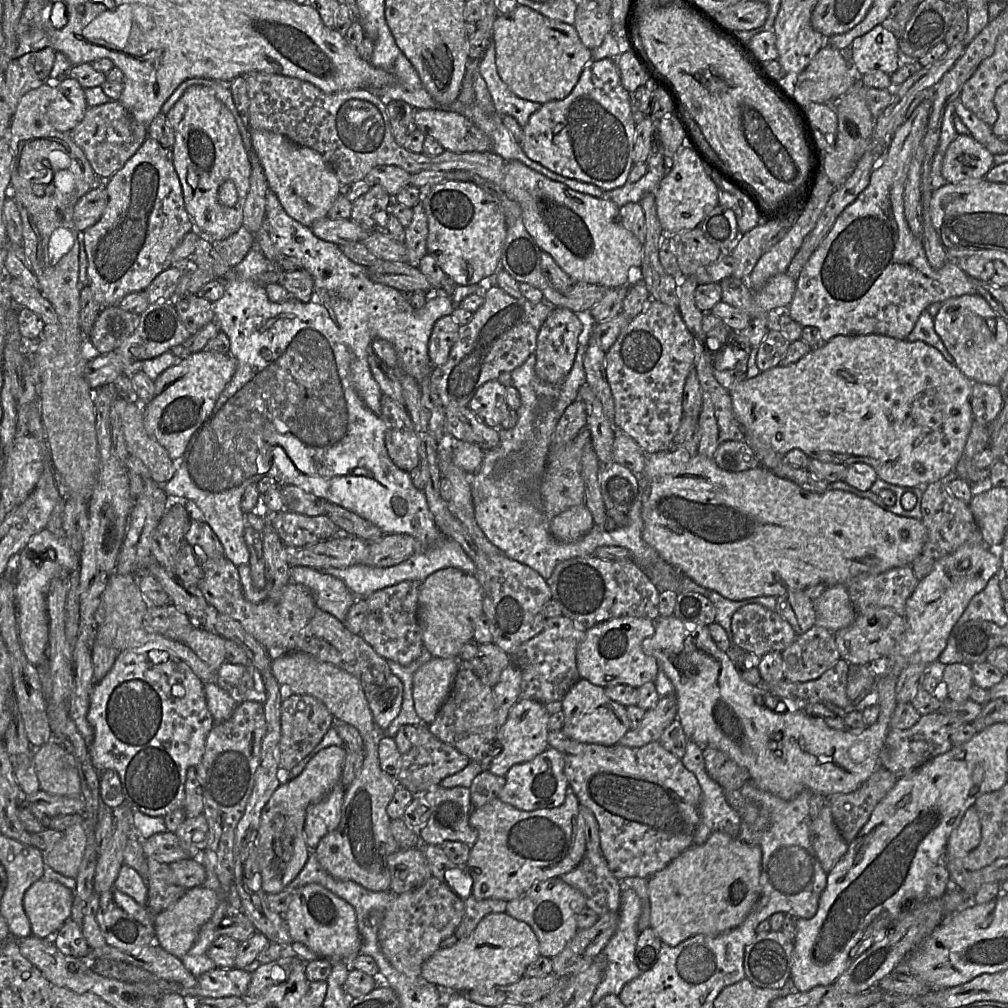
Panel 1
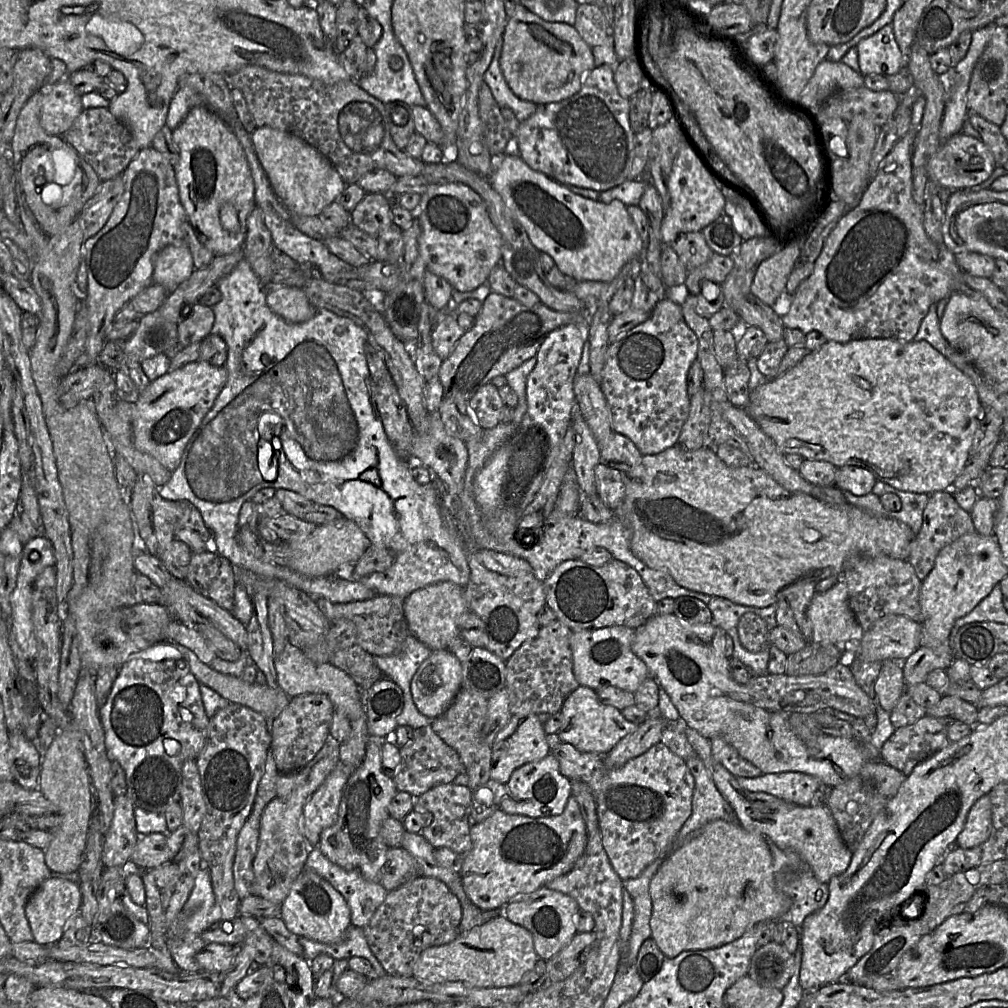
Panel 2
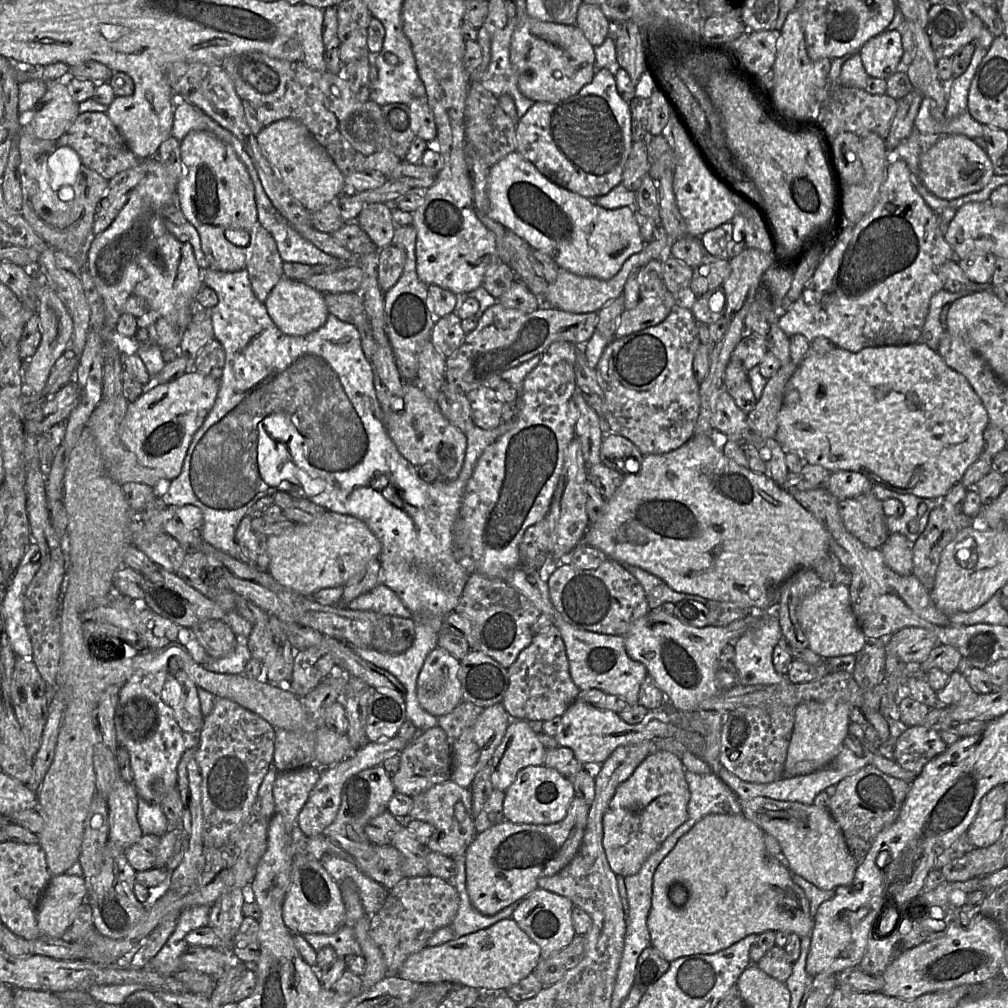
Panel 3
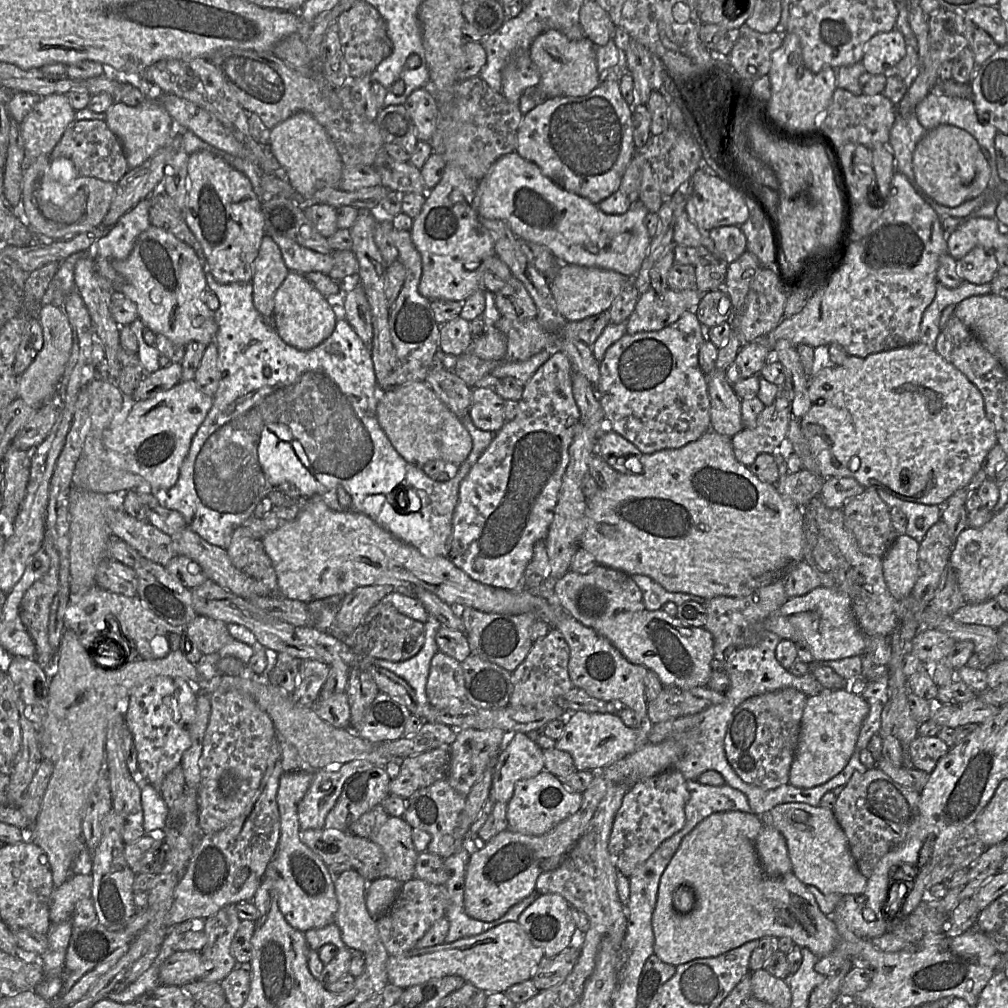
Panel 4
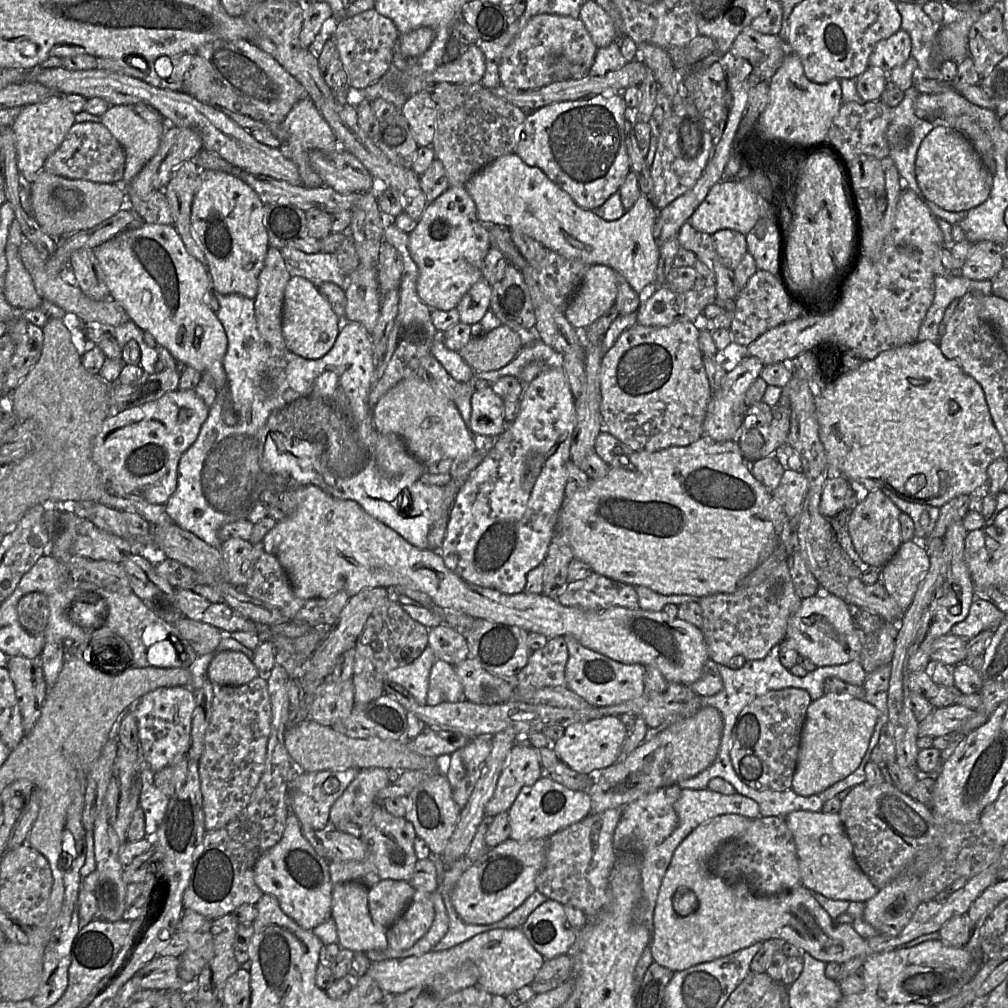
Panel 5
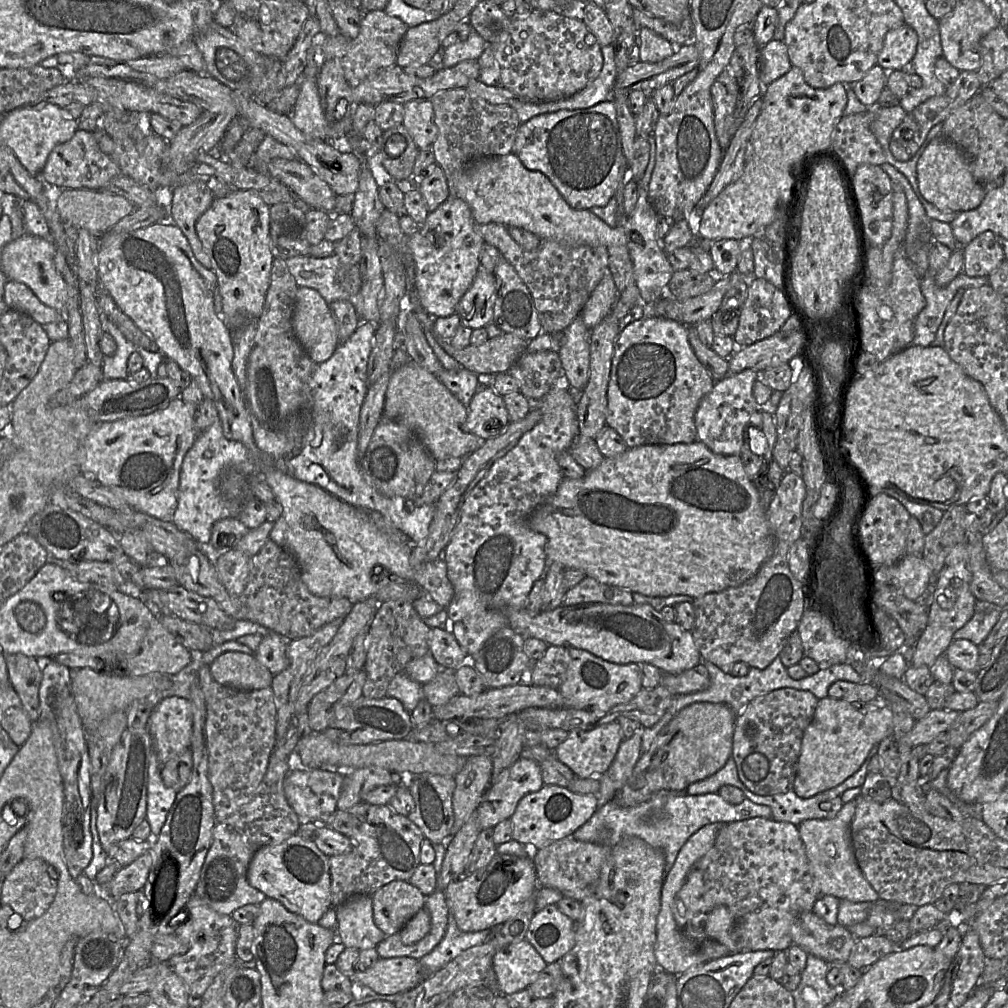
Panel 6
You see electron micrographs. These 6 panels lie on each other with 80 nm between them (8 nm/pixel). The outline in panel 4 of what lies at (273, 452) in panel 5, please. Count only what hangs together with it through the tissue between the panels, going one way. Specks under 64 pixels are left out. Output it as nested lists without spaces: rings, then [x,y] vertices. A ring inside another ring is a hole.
[[[204,267],[204,271],[205,271],[205,276],[206,276],[207,286],[209,289],[211,289],[211,291],[213,291],[215,293],[215,295],[218,297],[218,300],[220,303],[219,308],[214,311],[214,318],[215,318],[215,322],[217,323],[217,326],[218,326],[218,331],[217,331],[217,334],[215,337],[215,342],[216,342],[216,345],[218,348],[218,367],[219,367],[219,370],[221,373],[221,377],[219,380],[219,385],[218,385],[217,391],[216,391],[215,396],[214,396],[213,405],[212,405],[210,411],[208,412],[205,420],[200,425],[200,427],[198,428],[197,432],[195,433],[195,435],[192,439],[191,446],[190,446],[190,449],[188,451],[188,454],[185,457],[185,459],[181,465],[180,473],[179,473],[179,477],[178,477],[177,482],[175,483],[175,485],[173,485],[168,491],[166,491],[163,494],[162,505],[168,509],[178,511],[183,516],[183,518],[187,524],[187,527],[189,529],[191,529],[192,531],[194,531],[194,533],[196,533],[198,536],[200,536],[206,542],[226,550],[230,545],[233,531],[237,527],[241,526],[241,524],[245,520],[249,519],[253,515],[254,509],[257,506],[257,504],[263,498],[267,497],[271,492],[280,491],[280,492],[283,492],[284,494],[286,494],[289,498],[306,498],[306,499],[308,499],[308,498],[311,498],[314,496],[320,496],[321,499],[326,503],[326,505],[333,510],[336,510],[336,511],[351,510],[351,511],[363,513],[363,514],[369,516],[378,525],[380,525],[381,527],[383,527],[384,529],[386,529],[387,531],[392,533],[395,537],[399,538],[400,540],[404,541],[405,543],[412,545],[413,547],[417,548],[419,550],[419,552],[422,553],[426,557],[436,557],[436,556],[448,557],[450,536],[452,534],[453,515],[454,515],[454,511],[455,511],[455,508],[457,506],[457,503],[458,503],[460,485],[461,485],[462,481],[465,479],[465,477],[468,475],[473,464],[478,460],[478,458],[481,456],[481,454],[489,446],[489,444],[491,443],[491,441],[495,437],[496,433],[493,433],[490,431],[480,430],[473,424],[473,422],[468,422],[466,420],[462,420],[464,427],[466,428],[466,430],[468,431],[468,433],[470,434],[471,439],[472,439],[472,449],[471,449],[469,456],[458,467],[457,473],[453,477],[451,477],[449,480],[444,481],[444,482],[439,482],[439,481],[436,481],[436,480],[430,478],[429,476],[427,476],[423,472],[421,467],[419,467],[415,464],[408,463],[397,452],[397,450],[393,447],[393,445],[391,444],[391,442],[387,438],[386,434],[384,433],[383,429],[381,428],[381,426],[378,422],[378,418],[377,418],[377,403],[378,403],[378,399],[379,399],[379,396],[378,396],[379,390],[377,388],[377,381],[376,381],[373,361],[372,361],[372,357],[371,357],[371,349],[370,349],[370,347],[368,347],[367,345],[364,344],[364,342],[358,336],[356,331],[349,324],[349,322],[346,319],[344,319],[344,317],[340,317],[337,320],[333,333],[325,341],[323,341],[320,345],[318,345],[317,347],[315,347],[311,350],[299,350],[299,349],[294,348],[294,347],[288,345],[287,343],[285,343],[282,340],[282,338],[279,336],[279,334],[277,333],[275,327],[270,325],[269,323],[267,323],[264,320],[264,318],[261,316],[261,314],[257,311],[257,309],[254,306],[254,302],[253,302],[253,287],[252,287],[251,282],[235,282],[235,283],[229,283],[229,284],[221,284],[213,277],[212,273],[209,270],[209,267]],[[338,487],[343,488],[343,490],[351,496],[351,505],[349,508],[345,508],[340,504],[340,501],[338,499],[338,492],[337,492]],[[401,492],[404,492],[404,493],[406,493],[407,496],[409,496],[409,499],[407,501],[404,498],[402,498],[403,496],[401,495]]]

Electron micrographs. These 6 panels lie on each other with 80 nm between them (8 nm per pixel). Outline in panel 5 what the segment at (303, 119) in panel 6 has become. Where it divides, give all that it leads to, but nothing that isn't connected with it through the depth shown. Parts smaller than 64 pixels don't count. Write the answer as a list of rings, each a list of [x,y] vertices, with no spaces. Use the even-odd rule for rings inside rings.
[[[307,96],[298,101],[281,125],[286,133],[286,140],[282,142],[280,150],[288,159],[297,165],[302,185],[308,188],[323,186],[320,176],[311,168],[309,164],[308,154],[311,150],[334,152],[340,148],[340,143],[335,137],[328,122],[317,109],[312,98]]]

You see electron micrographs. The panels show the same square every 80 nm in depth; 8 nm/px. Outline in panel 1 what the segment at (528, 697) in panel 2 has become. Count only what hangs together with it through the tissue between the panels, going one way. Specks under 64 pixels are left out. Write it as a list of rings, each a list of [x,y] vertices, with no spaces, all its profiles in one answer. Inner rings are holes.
[[[559,615],[544,620],[542,630],[520,644],[510,655],[510,662],[521,671],[519,700],[534,700],[544,705],[562,701],[565,694],[580,679],[576,665],[576,650],[586,630],[570,618]]]

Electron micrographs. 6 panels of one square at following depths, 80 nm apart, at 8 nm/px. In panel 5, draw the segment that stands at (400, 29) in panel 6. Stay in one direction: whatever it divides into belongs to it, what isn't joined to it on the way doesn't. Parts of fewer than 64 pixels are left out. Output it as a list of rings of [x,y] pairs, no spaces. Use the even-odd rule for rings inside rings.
[[[374,8],[338,19],[329,35],[335,39],[340,59],[349,76],[350,86],[359,90],[367,88],[388,71],[400,37],[393,21],[379,14]]]

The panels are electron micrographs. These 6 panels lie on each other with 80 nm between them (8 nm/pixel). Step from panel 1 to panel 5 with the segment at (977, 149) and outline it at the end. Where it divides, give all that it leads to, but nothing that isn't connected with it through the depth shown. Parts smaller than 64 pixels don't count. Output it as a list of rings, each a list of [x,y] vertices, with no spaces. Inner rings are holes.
[[[948,125],[934,127],[917,151],[915,176],[923,195],[947,211],[969,211],[982,204],[991,191],[993,176],[968,138]]]

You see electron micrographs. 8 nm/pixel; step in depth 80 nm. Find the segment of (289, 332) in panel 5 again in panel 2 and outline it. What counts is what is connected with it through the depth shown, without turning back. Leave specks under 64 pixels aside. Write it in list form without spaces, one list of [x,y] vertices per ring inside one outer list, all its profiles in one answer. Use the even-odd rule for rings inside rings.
[[[269,287],[266,303],[275,314],[290,323],[308,321],[317,311],[305,292],[297,287]]]

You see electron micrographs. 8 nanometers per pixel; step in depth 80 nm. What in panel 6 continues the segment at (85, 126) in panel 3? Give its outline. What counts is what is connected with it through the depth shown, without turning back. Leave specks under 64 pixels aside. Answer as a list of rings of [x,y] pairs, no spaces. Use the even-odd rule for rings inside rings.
[[[78,129],[68,142],[52,150],[41,177],[45,184],[59,188],[98,190],[105,188],[110,181],[121,174],[118,164],[100,150],[94,131]]]

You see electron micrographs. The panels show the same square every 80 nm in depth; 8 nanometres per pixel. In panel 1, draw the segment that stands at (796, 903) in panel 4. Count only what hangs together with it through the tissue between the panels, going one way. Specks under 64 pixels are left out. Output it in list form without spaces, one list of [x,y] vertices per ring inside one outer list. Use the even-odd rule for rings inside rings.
[[[714,832],[702,845],[692,845],[648,879],[650,927],[661,942],[677,946],[695,935],[718,935],[739,926],[760,895],[762,850],[723,832]]]

